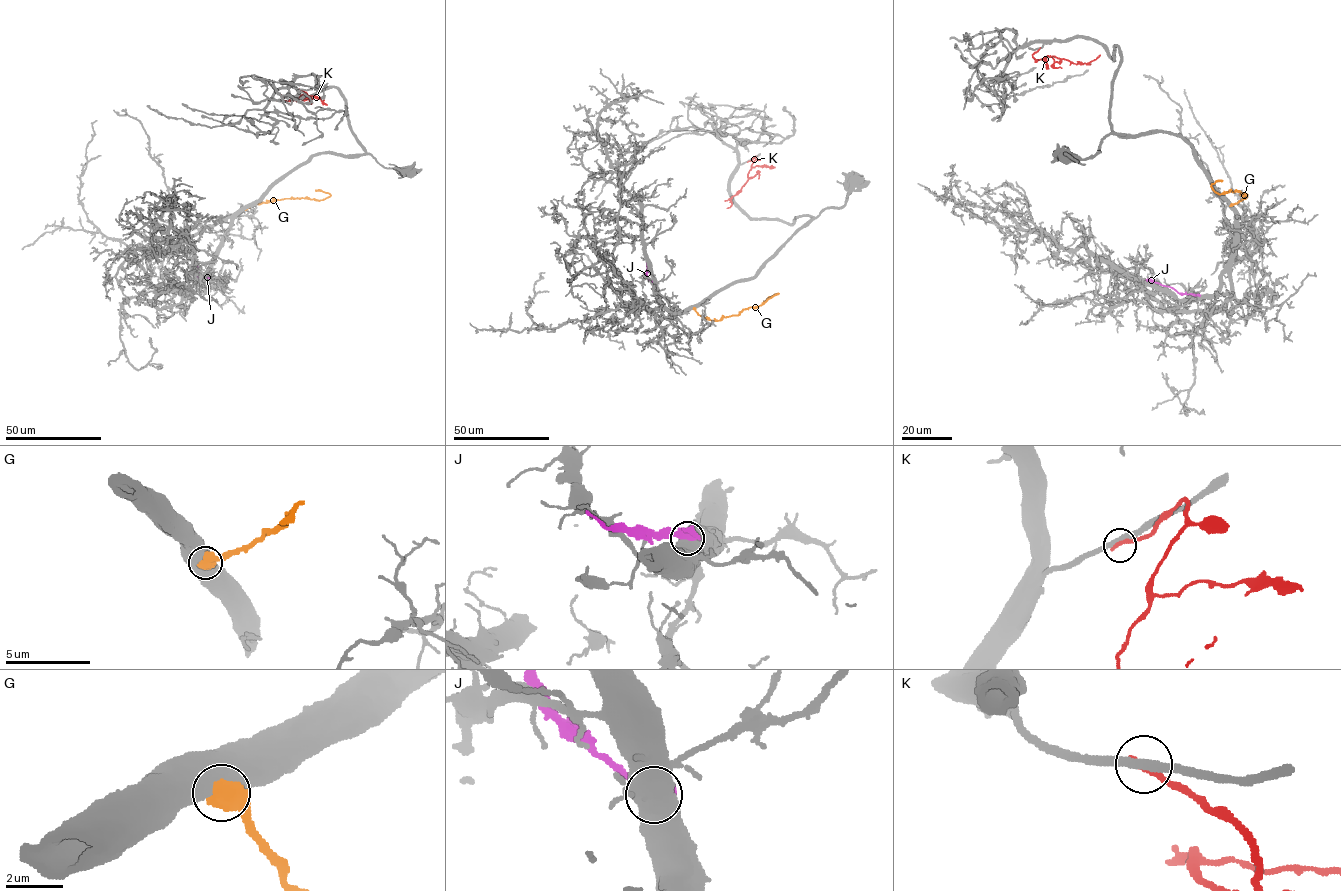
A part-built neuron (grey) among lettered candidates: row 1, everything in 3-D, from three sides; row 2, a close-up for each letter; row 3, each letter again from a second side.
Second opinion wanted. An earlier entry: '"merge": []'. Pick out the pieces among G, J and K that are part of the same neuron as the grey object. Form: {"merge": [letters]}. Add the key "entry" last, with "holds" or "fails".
{"merge": [], "entry": "holds"}

